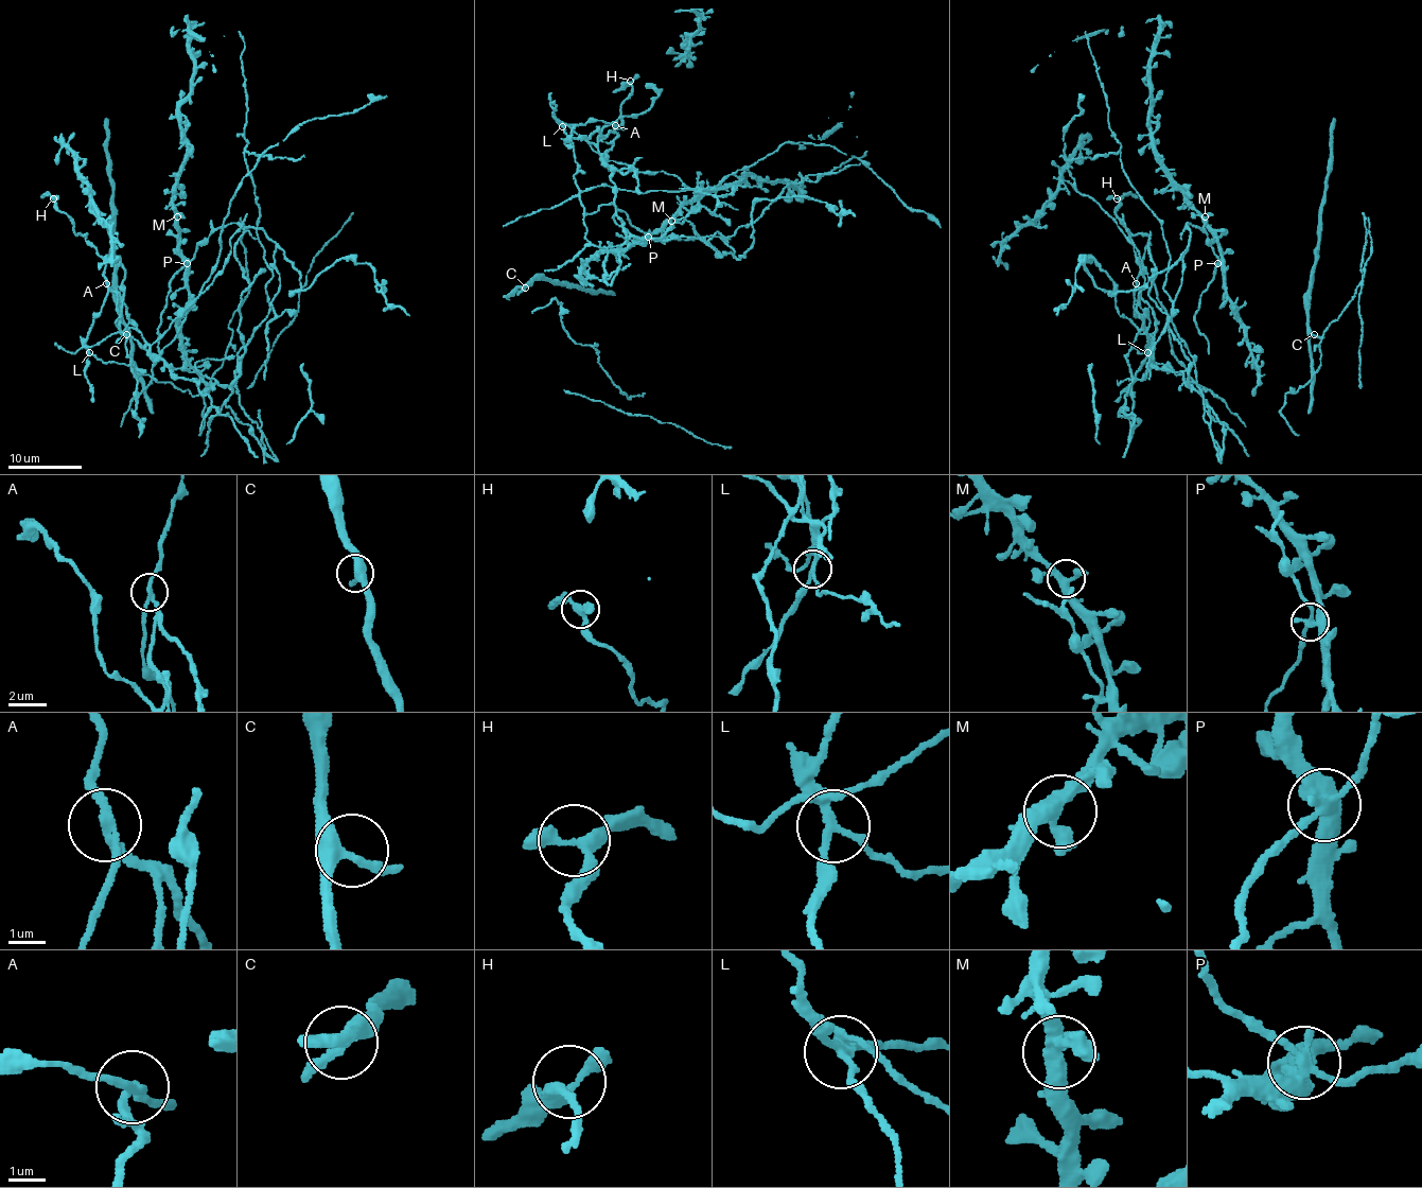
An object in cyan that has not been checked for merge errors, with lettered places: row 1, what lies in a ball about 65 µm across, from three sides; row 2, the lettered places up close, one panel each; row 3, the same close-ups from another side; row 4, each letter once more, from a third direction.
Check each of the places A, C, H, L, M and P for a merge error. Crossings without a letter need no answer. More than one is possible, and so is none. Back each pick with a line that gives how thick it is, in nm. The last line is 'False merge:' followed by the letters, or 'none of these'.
A: calibre 190 nm
L: calibre 200 nm
P: calibre 360 nm
False merge: A, L, P

